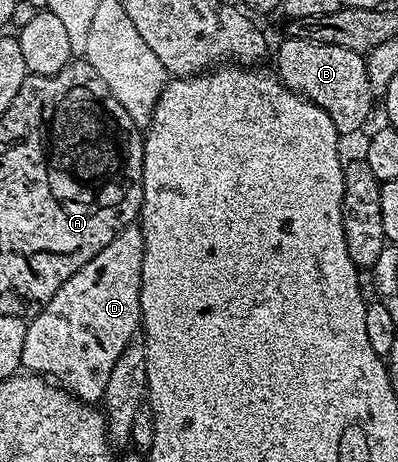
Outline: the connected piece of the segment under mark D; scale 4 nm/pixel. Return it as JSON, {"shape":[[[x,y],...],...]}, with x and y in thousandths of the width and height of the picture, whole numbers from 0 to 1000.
{"shape":[[[349,491],[309,494],[244,554],[226,558],[206,584],[196,584],[126,645],[113,667],[101,669],[68,695],[65,740],[55,749],[55,790],[73,807],[128,818],[148,838],[181,851],[214,874],[239,877],[259,868],[266,827],[276,827],[276,801],[317,749],[334,742],[352,710],[352,621],[357,619],[357,558],[362,515]]]}

